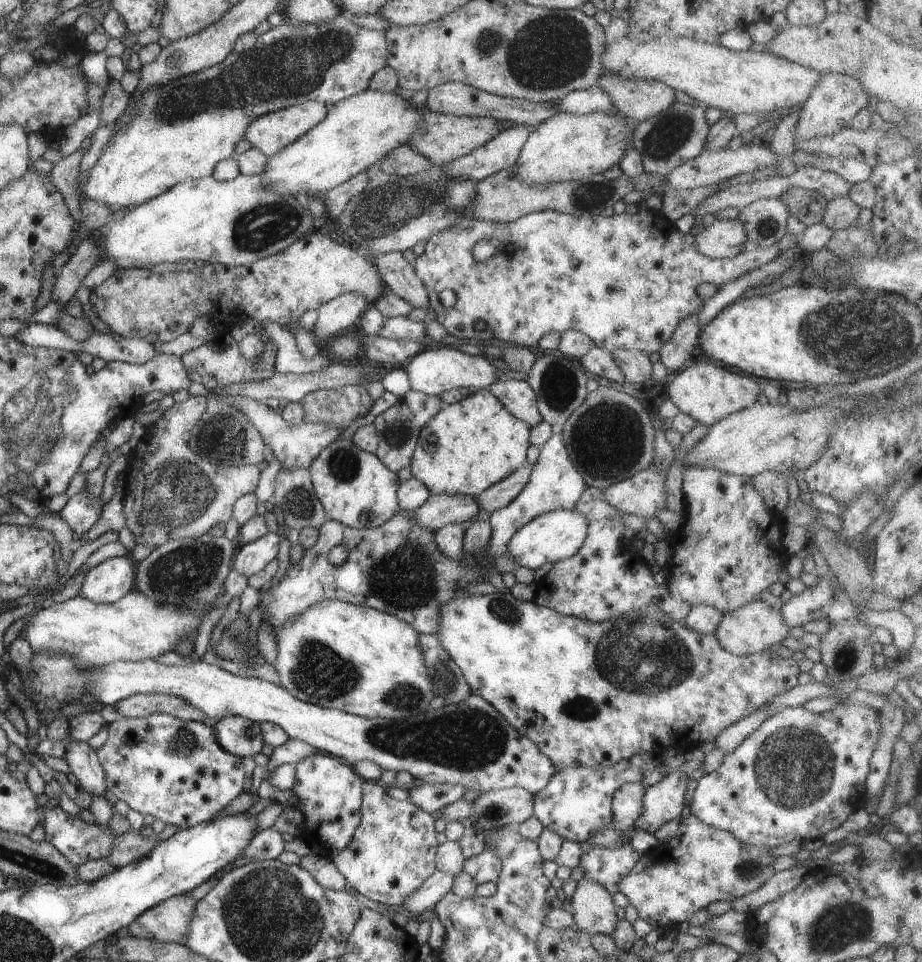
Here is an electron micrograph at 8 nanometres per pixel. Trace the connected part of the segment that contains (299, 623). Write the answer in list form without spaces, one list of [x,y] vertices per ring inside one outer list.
[[[326,599],[285,621],[274,633],[277,646],[272,667],[281,687],[300,702],[359,717],[395,721],[423,713],[435,697],[418,646],[418,633],[388,613],[364,605]]]

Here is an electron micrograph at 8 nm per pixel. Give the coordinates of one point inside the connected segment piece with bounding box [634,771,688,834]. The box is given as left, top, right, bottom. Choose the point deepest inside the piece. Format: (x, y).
(662, 802)

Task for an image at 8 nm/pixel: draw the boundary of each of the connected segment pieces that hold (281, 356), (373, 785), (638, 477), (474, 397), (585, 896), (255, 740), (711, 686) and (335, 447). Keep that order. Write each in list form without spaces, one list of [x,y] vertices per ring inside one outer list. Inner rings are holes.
[[[261,321],[261,332],[277,346],[274,361],[274,373],[288,373],[295,375],[316,374],[328,368],[333,362],[326,354],[319,350],[317,355],[310,358],[303,357],[296,349],[293,336],[277,323]]]
[[[361,781],[361,804],[360,804],[360,822],[357,829],[354,831],[353,837],[349,840],[349,843],[342,849],[337,851],[331,851],[329,858],[331,863],[335,866],[335,869],[345,878],[347,885],[355,890],[358,894],[363,895],[365,898],[381,903],[384,906],[396,906],[401,907],[404,904],[404,899],[409,896],[412,891],[418,890],[421,884],[436,871],[435,854],[436,849],[440,843],[440,837],[434,832],[434,820],[432,816],[424,812],[421,808],[410,804],[408,801],[397,801],[391,798],[387,794],[385,786],[377,781]]]
[[[650,464],[633,477],[603,489],[603,500],[621,514],[627,513],[645,519],[655,517],[655,513],[665,508],[665,480],[666,476],[657,474],[655,467]]]
[[[494,381],[487,389],[480,389],[469,397],[445,405],[421,428],[409,464],[412,478],[421,482],[430,493],[475,498],[526,462],[528,431],[541,420],[536,395],[524,381]]]
[[[584,877],[576,884],[574,894],[569,898],[573,907],[572,918],[578,930],[587,935],[606,935],[610,936],[617,926],[617,916],[615,916],[616,906],[612,902],[611,894],[602,886],[587,880]]]
[[[227,716],[213,724],[212,732],[216,744],[229,754],[242,757],[253,756],[263,746],[261,724],[244,717]]]
[[[499,591],[493,594],[465,594],[452,597],[442,603],[437,611],[438,624],[433,633],[439,638],[441,648],[458,664],[472,694],[483,698],[483,701],[493,706],[493,709],[497,710],[497,713],[501,714],[501,717],[518,734],[521,734],[521,737],[533,742],[541,755],[551,762],[555,771],[580,765],[603,769],[615,765],[621,759],[629,759],[639,752],[658,756],[661,746],[665,746],[665,751],[672,747],[677,752],[689,754],[694,751],[695,744],[698,742],[702,744],[714,743],[714,738],[725,728],[760,709],[772,697],[785,693],[798,684],[796,676],[799,671],[793,658],[783,660],[775,651],[769,649],[751,655],[730,654],[719,647],[713,633],[711,635],[693,633],[684,626],[683,621],[674,626],[665,614],[651,603],[638,610],[631,610],[616,620],[612,619],[601,623],[591,623],[585,619],[561,615],[553,610],[536,606],[532,601],[517,601],[509,593],[505,594]]]
[[[352,440],[331,442],[313,458],[307,470],[328,521],[353,529],[373,529],[399,511],[396,493],[400,483],[396,473],[386,470],[374,454],[361,451]]]

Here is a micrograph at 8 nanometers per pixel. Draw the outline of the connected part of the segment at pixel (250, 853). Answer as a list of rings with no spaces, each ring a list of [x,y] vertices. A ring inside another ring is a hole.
[[[272,827],[261,829],[239,856],[248,858],[249,862],[276,859],[283,851],[284,843],[281,834]]]

